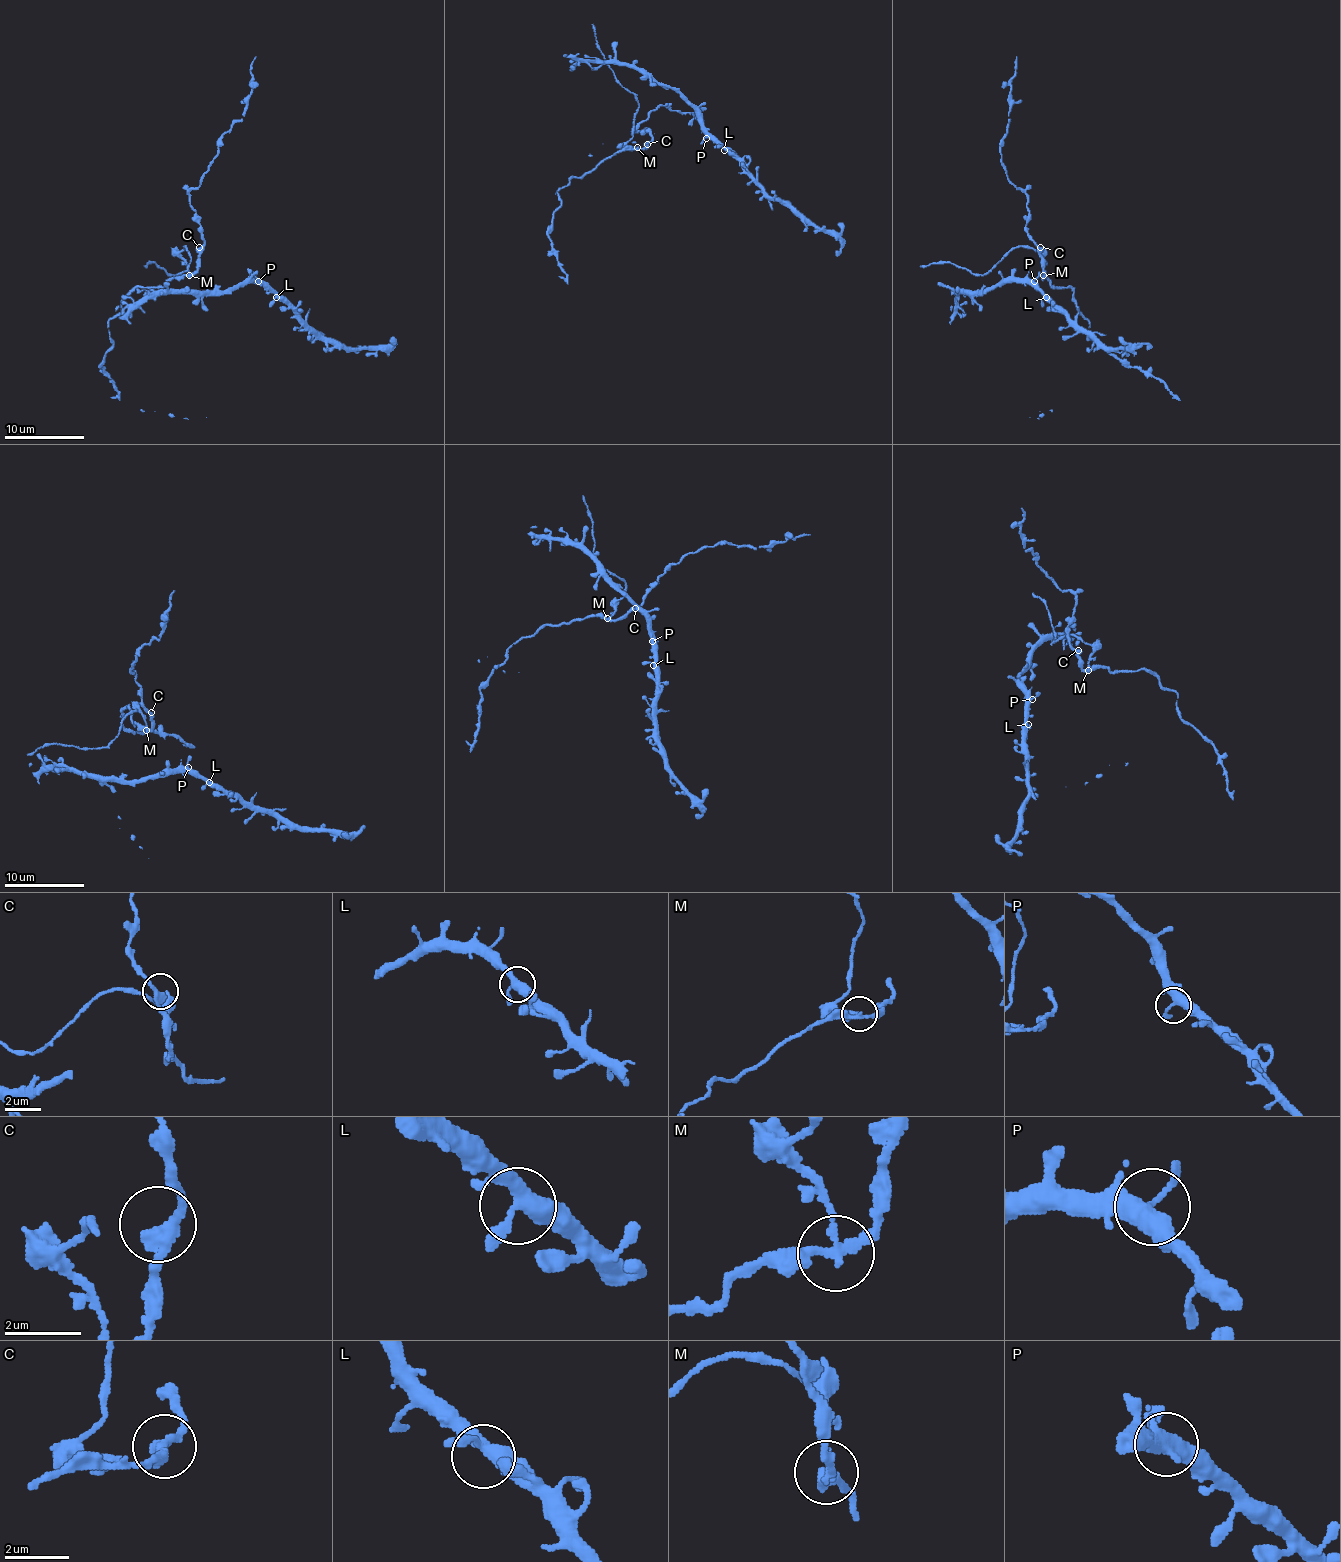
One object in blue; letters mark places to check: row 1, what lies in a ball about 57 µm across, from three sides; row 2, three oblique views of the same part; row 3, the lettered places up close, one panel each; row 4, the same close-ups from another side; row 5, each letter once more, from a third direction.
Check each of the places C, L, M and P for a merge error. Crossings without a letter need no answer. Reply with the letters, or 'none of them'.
M

